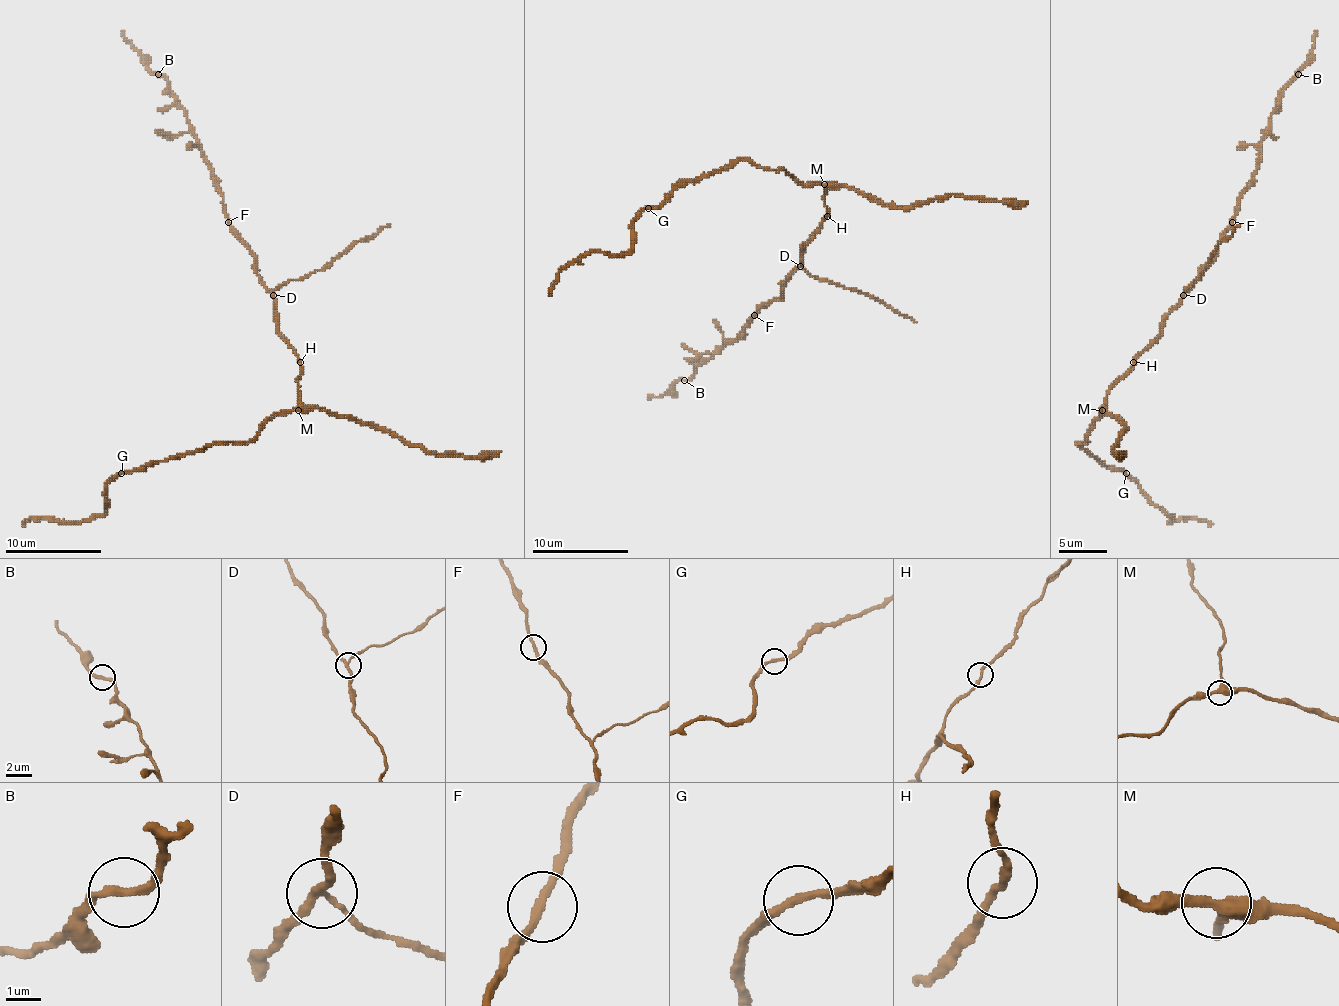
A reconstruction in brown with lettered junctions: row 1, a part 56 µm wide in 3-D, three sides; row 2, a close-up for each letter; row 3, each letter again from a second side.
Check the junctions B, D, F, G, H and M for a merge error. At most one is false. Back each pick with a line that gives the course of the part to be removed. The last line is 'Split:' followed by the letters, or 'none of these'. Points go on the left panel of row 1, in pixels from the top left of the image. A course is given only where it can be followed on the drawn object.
D: Course of the part to remove: (274, 294), (291, 280), (324, 270), (390, 224)
Split: D

